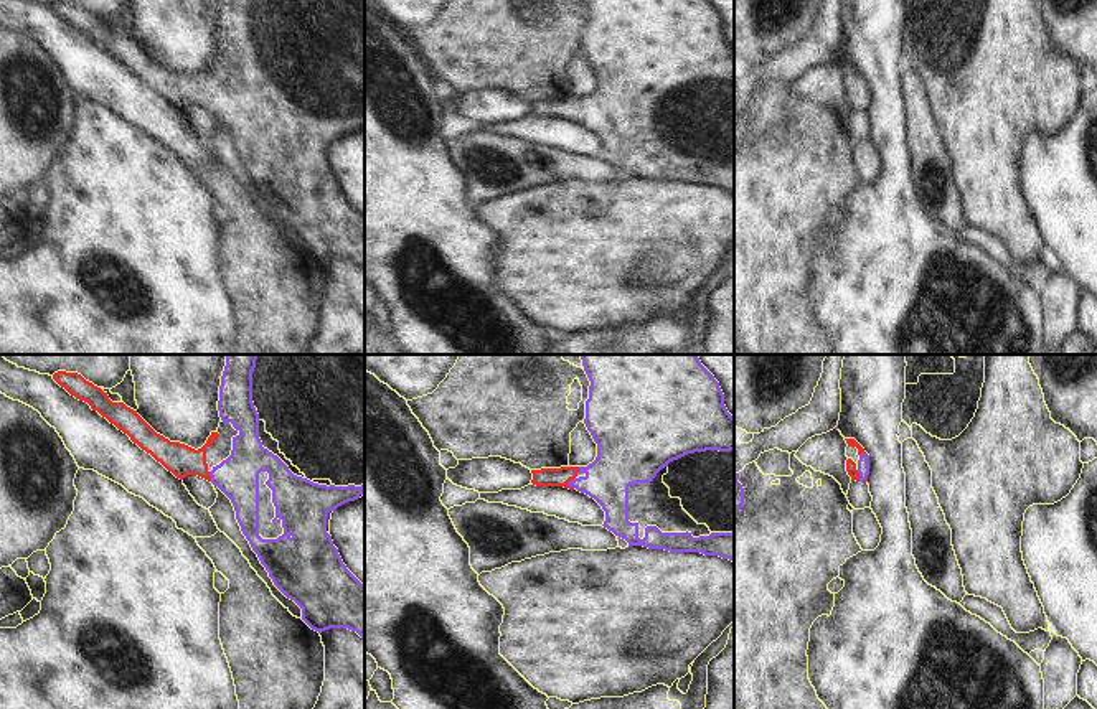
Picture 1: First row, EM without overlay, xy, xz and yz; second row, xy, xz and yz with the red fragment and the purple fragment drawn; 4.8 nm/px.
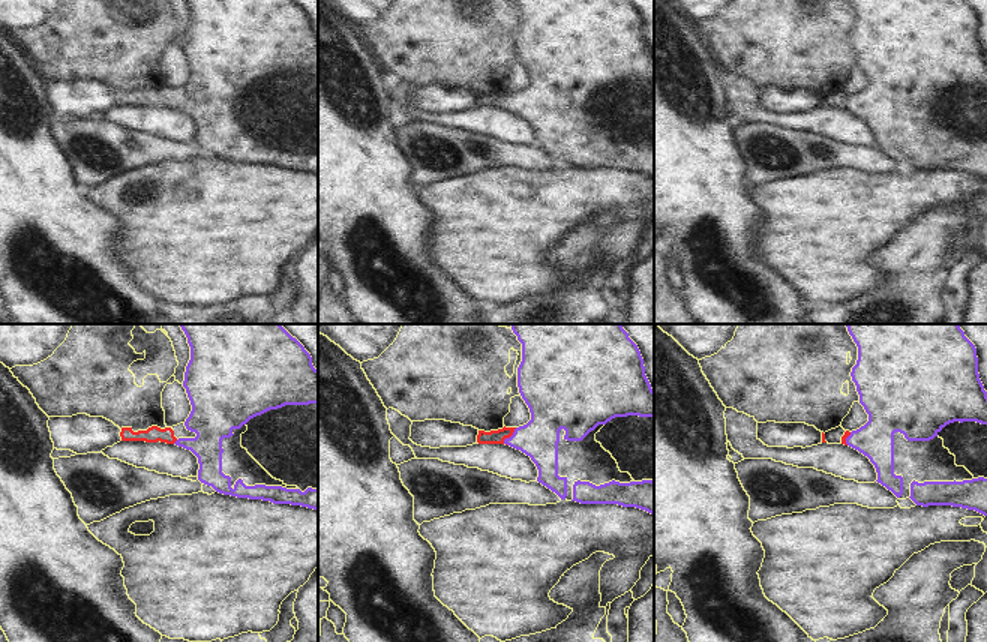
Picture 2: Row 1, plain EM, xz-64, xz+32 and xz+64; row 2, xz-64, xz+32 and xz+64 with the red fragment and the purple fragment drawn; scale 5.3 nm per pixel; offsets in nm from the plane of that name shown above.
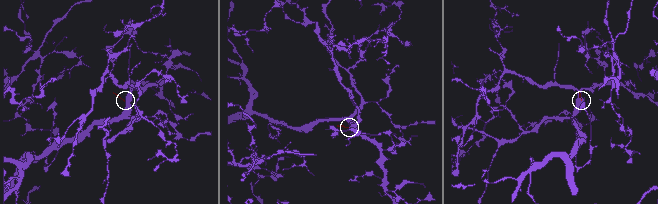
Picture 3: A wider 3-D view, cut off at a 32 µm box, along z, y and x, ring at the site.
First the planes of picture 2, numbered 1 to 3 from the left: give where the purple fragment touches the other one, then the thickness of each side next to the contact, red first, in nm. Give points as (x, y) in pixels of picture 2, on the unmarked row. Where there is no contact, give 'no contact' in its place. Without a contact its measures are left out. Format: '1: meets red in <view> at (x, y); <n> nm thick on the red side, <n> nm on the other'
1: meets red in xz-64 at (174, 105); 90 nm thick on the red side, 240 nm on the other
2: meets red in xz+32 at (509, 101); 80 nm thick on the red side, 220 nm on the other
3: meets red in xz+64 at (846, 101); 30 nm thick on the red side, 200 nm on the other

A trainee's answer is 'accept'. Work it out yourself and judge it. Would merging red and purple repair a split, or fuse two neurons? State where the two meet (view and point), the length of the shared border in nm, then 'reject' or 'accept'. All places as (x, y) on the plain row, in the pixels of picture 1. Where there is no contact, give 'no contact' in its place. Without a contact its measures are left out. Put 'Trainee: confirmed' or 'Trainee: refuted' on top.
Trainee: confirmed
meets red in xz at (568, 112); contact 60 nm long; accept

